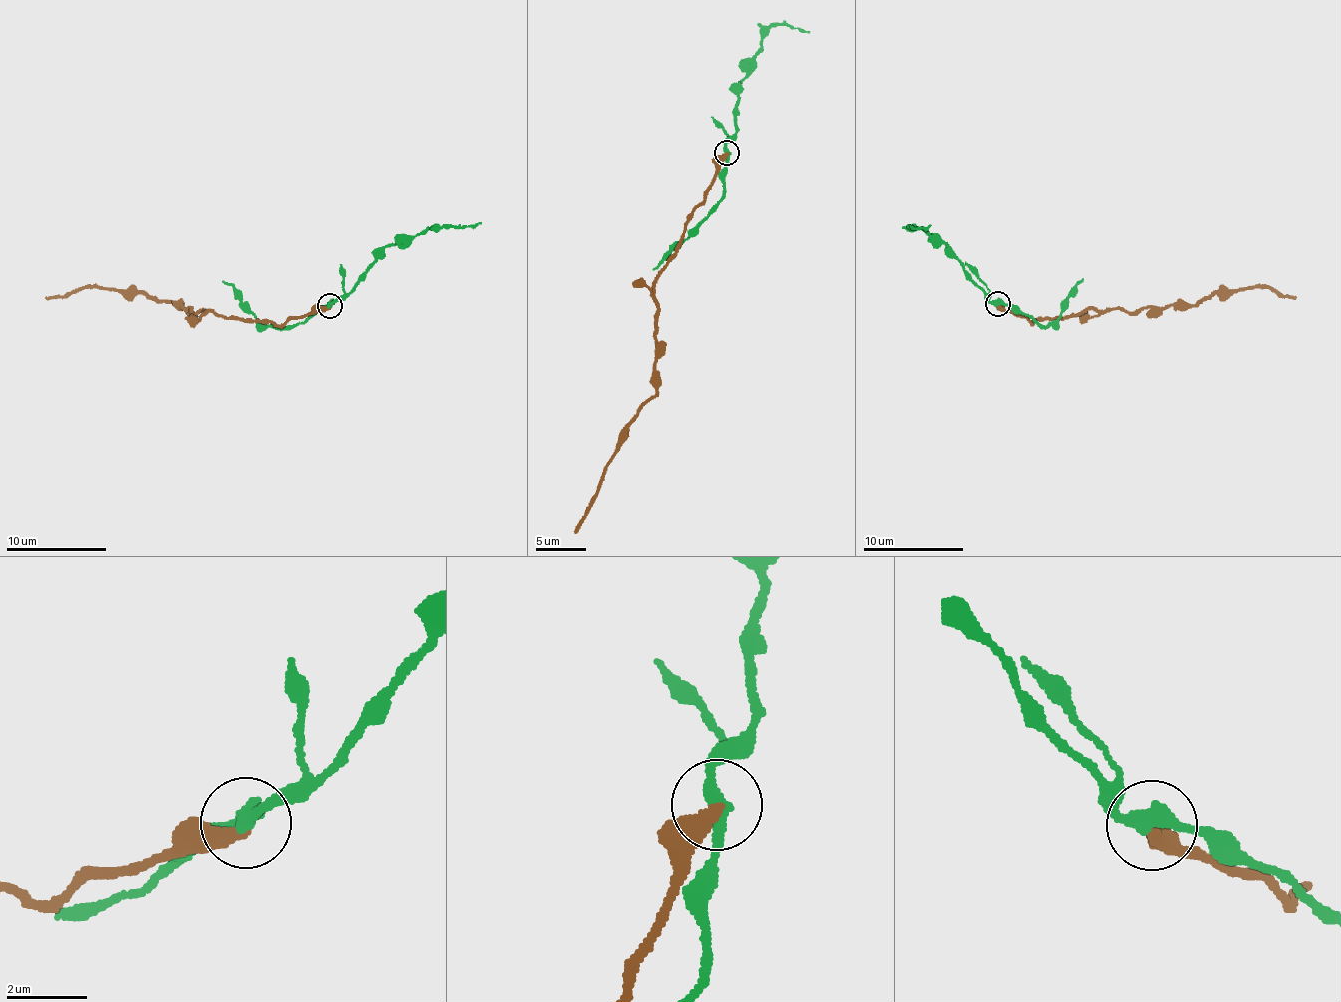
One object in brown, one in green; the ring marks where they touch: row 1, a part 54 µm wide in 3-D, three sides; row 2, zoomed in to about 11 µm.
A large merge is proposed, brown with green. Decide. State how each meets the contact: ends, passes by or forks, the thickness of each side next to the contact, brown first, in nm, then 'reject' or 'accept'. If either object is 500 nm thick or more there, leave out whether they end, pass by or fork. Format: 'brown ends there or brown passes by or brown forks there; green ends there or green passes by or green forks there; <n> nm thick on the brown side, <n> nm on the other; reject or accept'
brown ends there; green passes by; 360 nm thick on the brown side, 360 nm on the other; reject

